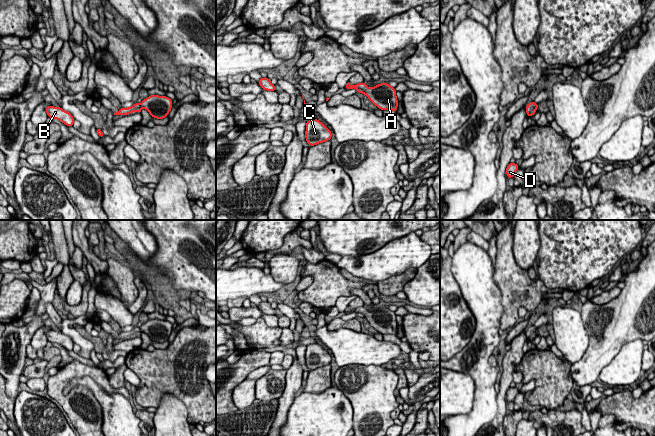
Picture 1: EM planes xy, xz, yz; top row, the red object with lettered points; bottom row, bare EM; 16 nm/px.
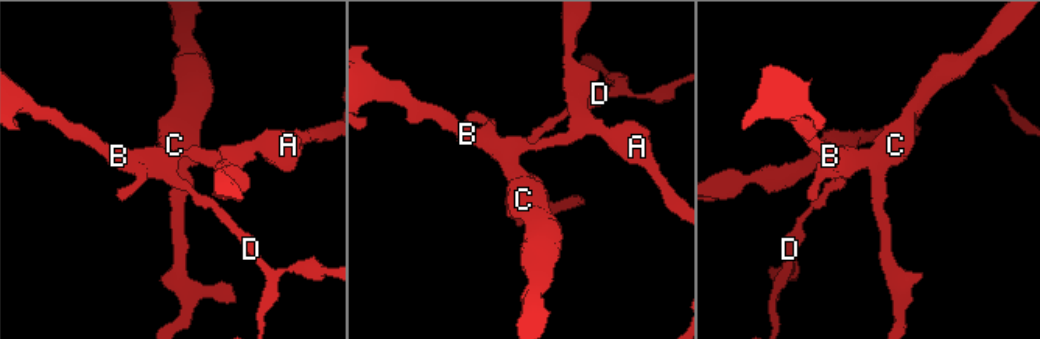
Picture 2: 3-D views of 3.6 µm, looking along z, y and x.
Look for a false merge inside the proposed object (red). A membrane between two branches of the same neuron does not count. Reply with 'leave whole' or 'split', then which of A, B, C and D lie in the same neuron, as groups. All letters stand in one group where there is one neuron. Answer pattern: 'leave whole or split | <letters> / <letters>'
split | A / B C D

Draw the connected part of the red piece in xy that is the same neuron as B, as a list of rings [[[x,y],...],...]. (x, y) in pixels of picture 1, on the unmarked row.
[[[47,330],[46,337],[51,343],[57,343],[69,351],[73,350],[75,343],[69,336],[63,334],[61,331]]]

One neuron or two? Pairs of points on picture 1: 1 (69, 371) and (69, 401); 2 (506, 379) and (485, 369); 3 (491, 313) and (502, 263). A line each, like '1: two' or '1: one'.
1: one
2: two
3: two

